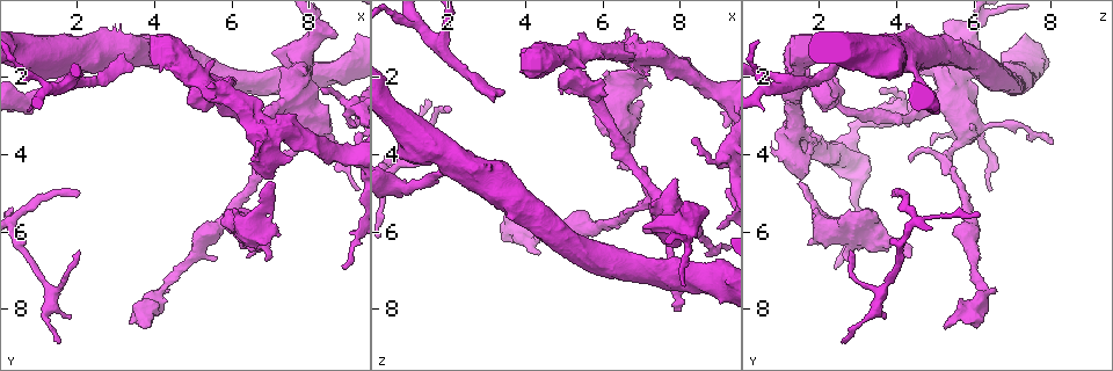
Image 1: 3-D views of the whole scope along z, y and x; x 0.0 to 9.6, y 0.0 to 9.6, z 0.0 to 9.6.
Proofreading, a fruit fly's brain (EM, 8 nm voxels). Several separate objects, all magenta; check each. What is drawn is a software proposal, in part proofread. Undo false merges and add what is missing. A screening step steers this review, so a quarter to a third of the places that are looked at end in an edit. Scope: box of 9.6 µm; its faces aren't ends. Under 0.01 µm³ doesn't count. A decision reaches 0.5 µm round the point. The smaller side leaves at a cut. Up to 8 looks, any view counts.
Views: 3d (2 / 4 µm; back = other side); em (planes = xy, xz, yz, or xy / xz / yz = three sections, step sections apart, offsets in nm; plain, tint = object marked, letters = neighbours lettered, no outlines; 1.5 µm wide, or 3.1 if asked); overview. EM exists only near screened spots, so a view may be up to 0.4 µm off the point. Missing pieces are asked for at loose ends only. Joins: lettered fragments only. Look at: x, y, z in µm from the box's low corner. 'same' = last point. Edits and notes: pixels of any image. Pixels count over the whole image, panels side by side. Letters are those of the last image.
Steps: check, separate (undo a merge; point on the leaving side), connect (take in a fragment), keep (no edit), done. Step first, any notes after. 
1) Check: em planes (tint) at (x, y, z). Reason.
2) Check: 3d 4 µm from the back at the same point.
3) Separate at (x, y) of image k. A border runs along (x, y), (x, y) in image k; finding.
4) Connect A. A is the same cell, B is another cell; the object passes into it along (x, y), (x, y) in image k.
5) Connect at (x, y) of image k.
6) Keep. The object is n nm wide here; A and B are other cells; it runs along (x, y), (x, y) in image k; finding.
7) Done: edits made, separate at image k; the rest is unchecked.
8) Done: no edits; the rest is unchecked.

Check: em planes (tint) at (2.05, 1.60, 4.30).

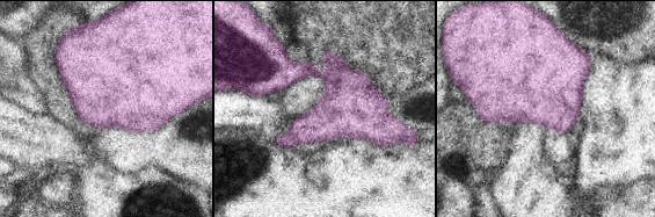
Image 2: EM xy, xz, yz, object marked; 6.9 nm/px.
Check: em planes (letters) at the same point.

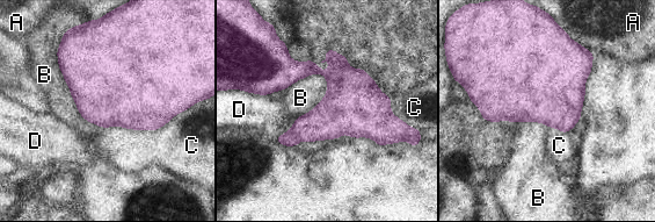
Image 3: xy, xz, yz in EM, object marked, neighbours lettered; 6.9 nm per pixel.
Keep. The object is 650 nm wide here; A, B, C and D are other cells; continuous, no second neuron.

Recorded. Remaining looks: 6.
Check: em planes (letters) at (3.15, 1.45, 2.40). An open end.

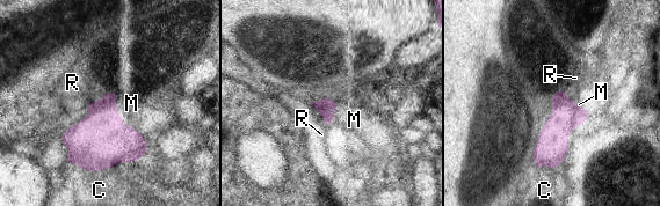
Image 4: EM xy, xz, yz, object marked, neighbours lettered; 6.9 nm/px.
Connect M. The longest contact is with M, 200 nm; M is the same cell, C and R are other cells; the object passes into it along (101, 139), (114, 105), (131, 103) in image 4; it goes on there.

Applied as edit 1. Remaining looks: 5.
Check: overview. See it whole again.

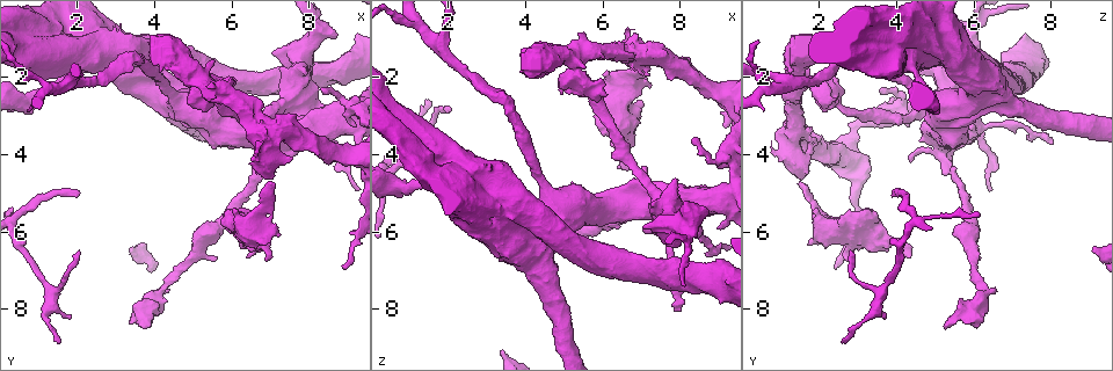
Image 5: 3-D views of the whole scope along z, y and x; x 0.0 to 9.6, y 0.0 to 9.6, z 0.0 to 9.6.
Check: em planes (letters) at (2.05, 6.60, 2.90). Free end.

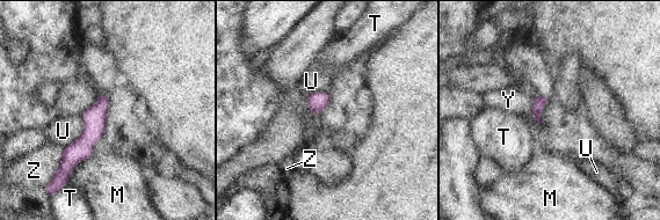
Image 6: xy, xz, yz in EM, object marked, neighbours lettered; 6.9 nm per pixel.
Keep. The object is 90 nm wide here; the longest contact is with U, 260 nm; M, T, U, Y and Z are other cells; no lettered fragment goes on from it.

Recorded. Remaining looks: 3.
Done: edits made, connect at image 4; the rest is unchecked.

